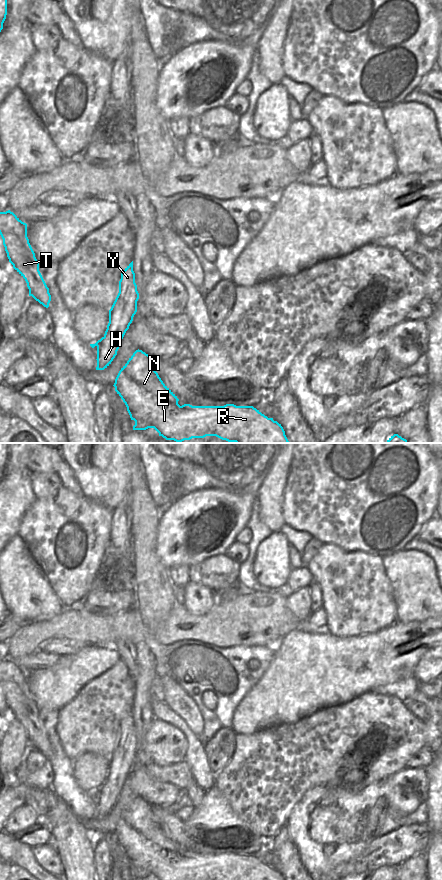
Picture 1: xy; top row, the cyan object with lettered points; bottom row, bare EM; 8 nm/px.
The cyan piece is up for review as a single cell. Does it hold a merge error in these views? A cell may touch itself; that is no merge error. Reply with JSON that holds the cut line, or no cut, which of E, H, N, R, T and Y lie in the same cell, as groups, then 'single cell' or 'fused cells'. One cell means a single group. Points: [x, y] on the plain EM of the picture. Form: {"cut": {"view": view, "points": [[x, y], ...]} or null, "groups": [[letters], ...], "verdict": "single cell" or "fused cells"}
{"cut": {"view": "xy", "points": [[100, 787], [100, 792], [97, 794]]}, "groups": [["E", "N", "R", "T"], ["H", "Y"]], "verdict": "fused cells"}

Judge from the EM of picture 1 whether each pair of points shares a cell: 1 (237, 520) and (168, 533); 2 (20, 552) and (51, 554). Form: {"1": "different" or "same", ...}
{"1": "same", "2": "different"}

